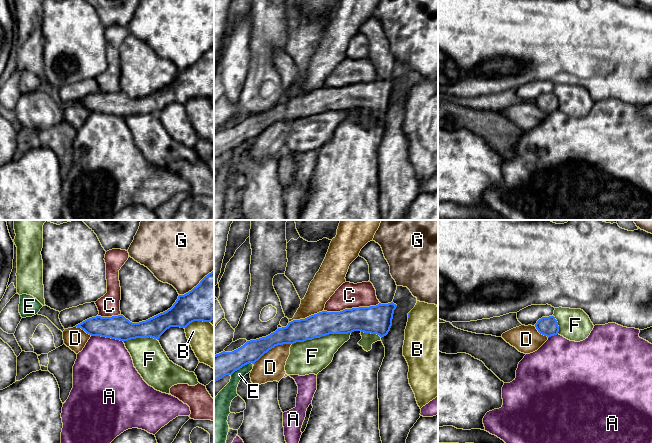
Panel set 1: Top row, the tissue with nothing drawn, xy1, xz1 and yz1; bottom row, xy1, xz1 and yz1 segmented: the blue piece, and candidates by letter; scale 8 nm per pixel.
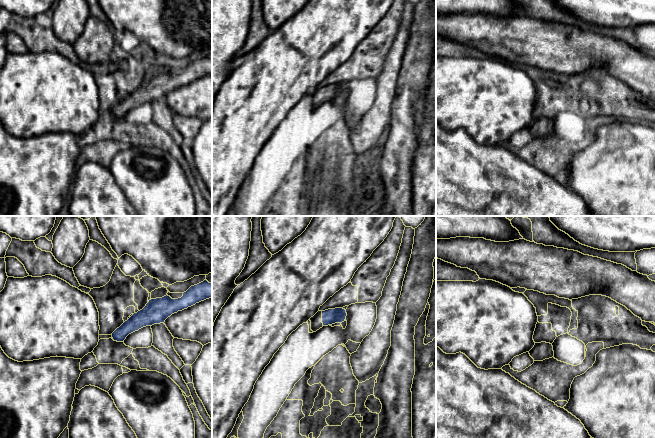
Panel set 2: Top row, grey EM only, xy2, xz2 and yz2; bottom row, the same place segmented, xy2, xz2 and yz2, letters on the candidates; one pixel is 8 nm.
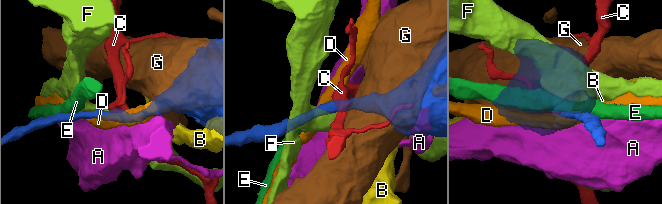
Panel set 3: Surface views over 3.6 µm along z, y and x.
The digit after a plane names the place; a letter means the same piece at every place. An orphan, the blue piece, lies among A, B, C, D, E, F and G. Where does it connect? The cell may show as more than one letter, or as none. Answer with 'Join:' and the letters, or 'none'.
Join: none

